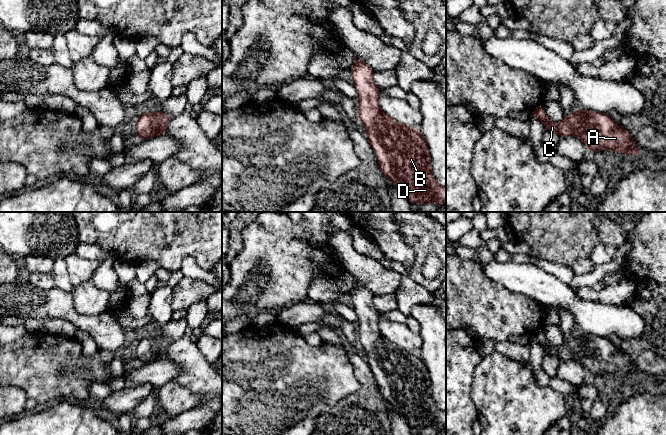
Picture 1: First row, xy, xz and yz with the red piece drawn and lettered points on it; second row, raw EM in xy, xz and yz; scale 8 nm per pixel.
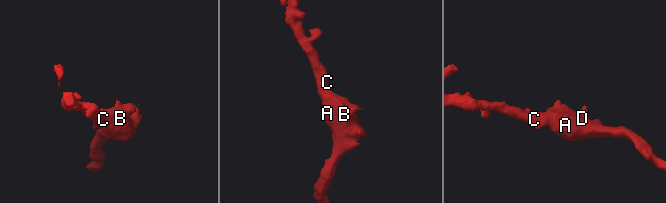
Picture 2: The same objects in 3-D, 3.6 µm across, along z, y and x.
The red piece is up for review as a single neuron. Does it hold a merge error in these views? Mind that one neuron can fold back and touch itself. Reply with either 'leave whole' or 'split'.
leave whole

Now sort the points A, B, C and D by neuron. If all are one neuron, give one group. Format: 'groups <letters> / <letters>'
groups A B C D

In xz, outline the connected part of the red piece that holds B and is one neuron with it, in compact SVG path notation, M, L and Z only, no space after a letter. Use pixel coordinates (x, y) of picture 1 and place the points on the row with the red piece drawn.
M355 56L354 64L350 71L353 79L353 86L358 93L358 116L361 119L361 124L366 128L366 138L374 150L379 167L386 179L390 180L397 188L404 192L410 204L418 203L420 205L425 205L443 203L446 205L446 187L439 185L432 175L430 150L422 134L418 129L398 123L381 110L378 102L380 88L373 80L374 71L358 56Z

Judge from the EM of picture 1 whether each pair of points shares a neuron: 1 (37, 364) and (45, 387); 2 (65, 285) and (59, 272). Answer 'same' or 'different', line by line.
1: same
2: same

